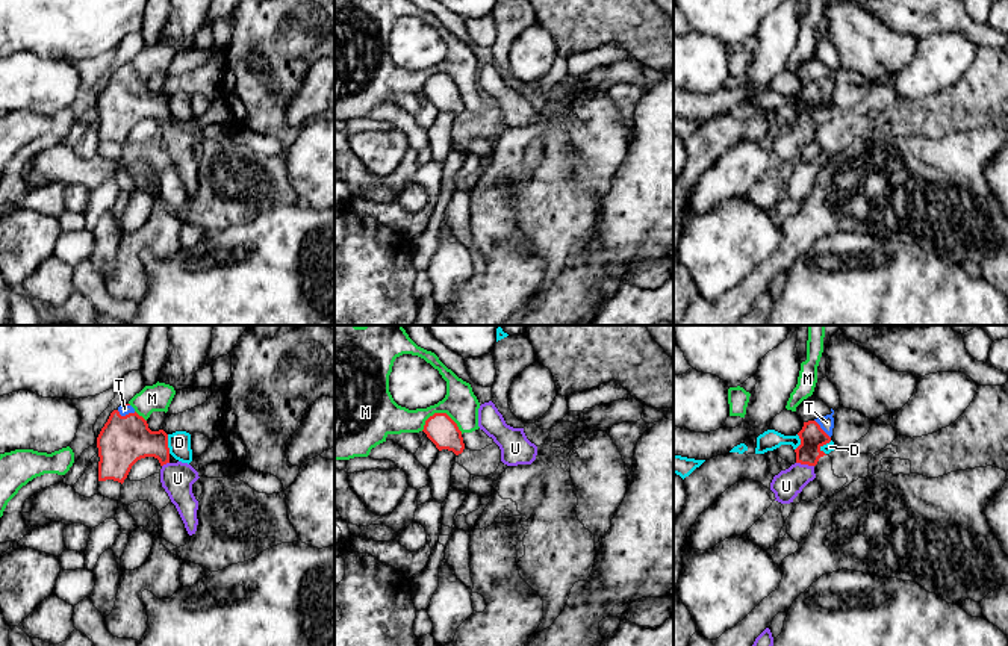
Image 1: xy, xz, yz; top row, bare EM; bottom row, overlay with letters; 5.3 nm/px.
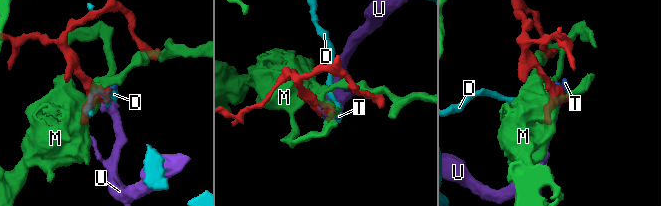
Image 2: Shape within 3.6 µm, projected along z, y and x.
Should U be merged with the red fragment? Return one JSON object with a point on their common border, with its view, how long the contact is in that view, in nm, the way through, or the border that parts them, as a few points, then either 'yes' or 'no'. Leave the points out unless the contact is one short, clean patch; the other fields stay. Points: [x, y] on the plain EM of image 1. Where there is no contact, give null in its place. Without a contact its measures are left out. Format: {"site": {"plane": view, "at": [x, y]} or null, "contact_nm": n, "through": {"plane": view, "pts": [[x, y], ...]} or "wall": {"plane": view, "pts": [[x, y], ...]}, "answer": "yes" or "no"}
{"site": {"plane": "yz", "at": [805, 124]}, "contact_nm": 100, "through": {"plane": "yz", "pts": [[812, 97], [805, 124], [786, 147]]}, "answer": "yes"}

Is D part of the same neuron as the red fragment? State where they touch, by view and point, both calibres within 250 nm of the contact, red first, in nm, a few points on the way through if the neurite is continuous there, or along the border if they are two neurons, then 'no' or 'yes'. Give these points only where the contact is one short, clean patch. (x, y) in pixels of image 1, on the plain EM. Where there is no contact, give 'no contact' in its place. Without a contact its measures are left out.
meets red in xy at (167, 105); 260 nm thick on the red side, 120 nm on the other; border along xy (167, 96), (170, 114); no

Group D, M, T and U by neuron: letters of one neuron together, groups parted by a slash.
D / M / T U

